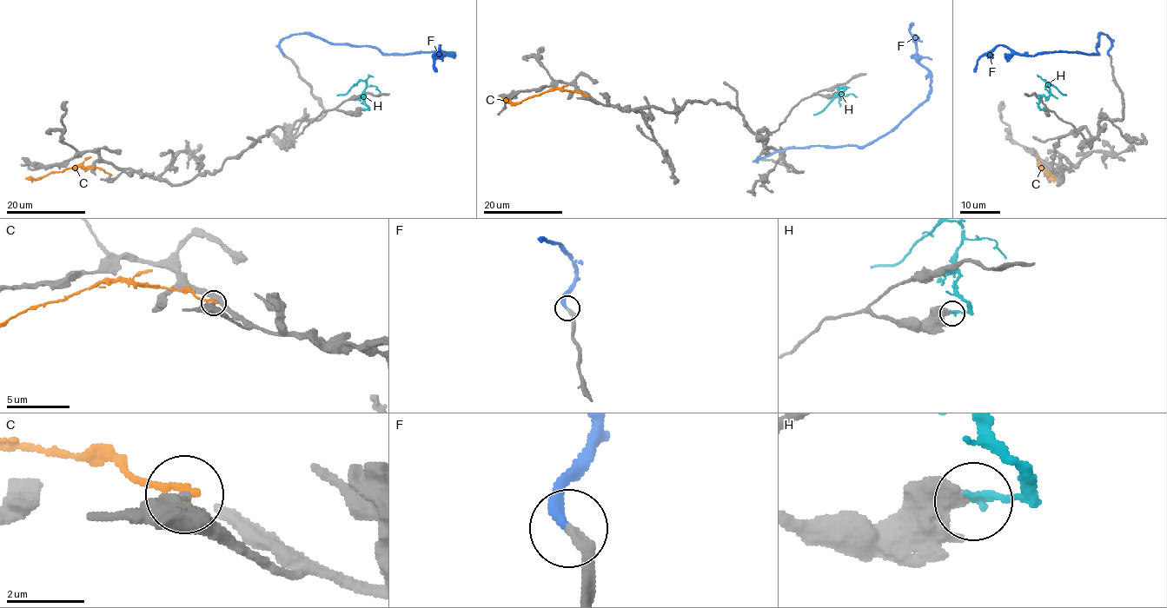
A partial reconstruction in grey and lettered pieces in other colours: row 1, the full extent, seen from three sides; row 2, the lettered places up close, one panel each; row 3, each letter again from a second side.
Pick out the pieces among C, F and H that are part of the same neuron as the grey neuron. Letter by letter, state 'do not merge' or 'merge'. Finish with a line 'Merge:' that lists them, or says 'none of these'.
C: do not merge
F: merge
H: do not merge
Merge: F

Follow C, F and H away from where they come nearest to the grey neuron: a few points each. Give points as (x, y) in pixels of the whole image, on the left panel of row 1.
C: (110, 175), (96, 167), (72, 167), (42, 177), (26, 178)
F: (283, 56), (279, 43), (300, 33), (383, 53), (454, 56), (440, 45), (433, 56), (436, 71)
H: (362, 109), (368, 109), (362, 97), (366, 84), (363, 80), (347, 93), (336, 95)

